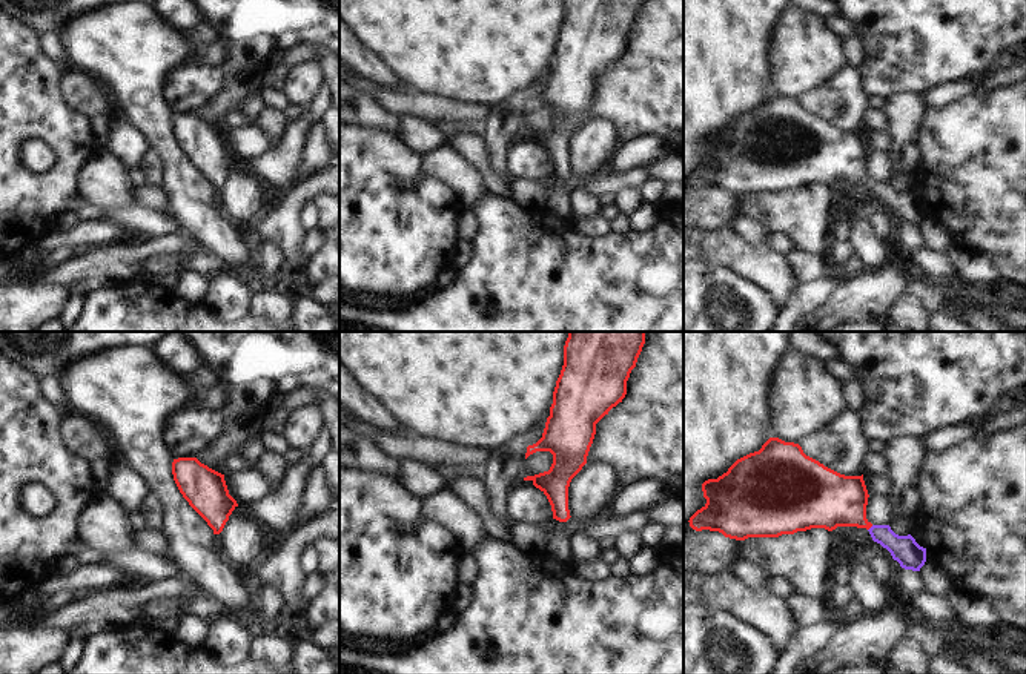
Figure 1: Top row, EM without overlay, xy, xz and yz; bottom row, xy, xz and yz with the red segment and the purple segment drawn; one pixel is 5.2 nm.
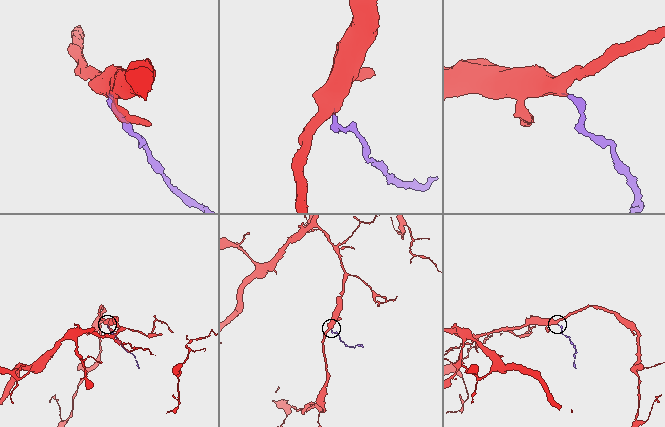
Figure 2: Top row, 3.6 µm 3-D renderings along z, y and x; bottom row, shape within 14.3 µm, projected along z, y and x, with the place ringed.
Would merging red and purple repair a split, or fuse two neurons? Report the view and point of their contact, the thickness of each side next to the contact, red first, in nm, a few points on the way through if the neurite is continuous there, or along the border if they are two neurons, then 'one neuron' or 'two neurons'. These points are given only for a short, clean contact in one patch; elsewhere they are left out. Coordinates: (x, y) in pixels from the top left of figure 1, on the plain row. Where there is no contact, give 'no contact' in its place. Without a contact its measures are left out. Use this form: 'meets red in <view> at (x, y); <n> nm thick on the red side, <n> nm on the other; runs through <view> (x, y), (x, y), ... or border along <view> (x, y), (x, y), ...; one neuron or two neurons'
meets red in yz at (870, 183); 280 nm thick on the red side, 150 nm on the other; runs through yz (831, 155), (842, 158), (870, 183), (905, 206); one neuron

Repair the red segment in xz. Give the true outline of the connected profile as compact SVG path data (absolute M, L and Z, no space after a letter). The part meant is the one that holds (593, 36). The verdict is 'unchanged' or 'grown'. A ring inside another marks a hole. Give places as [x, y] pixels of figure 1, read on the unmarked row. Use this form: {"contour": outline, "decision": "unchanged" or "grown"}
{"contour": "M565 0L564 21L553 48L553 60L542 94L527 103L525 115L536 107L550 107L553 120L548 127L527 132L548 155L553 175L567 178L568 143L571 135L587 120L587 112L596 91L596 80L608 71L627 51L627 37L636 23L644 0Z", "decision": "unchanged"}

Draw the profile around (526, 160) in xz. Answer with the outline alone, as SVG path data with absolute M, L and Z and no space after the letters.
M525 137L508 144L505 166L513 180L531 180L553 173L551 161L544 147Z

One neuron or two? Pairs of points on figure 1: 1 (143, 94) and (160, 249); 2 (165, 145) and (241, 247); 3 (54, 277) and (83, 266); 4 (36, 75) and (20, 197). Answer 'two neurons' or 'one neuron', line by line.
1: two neurons
2: one neuron
3: one neuron
4: one neuron

